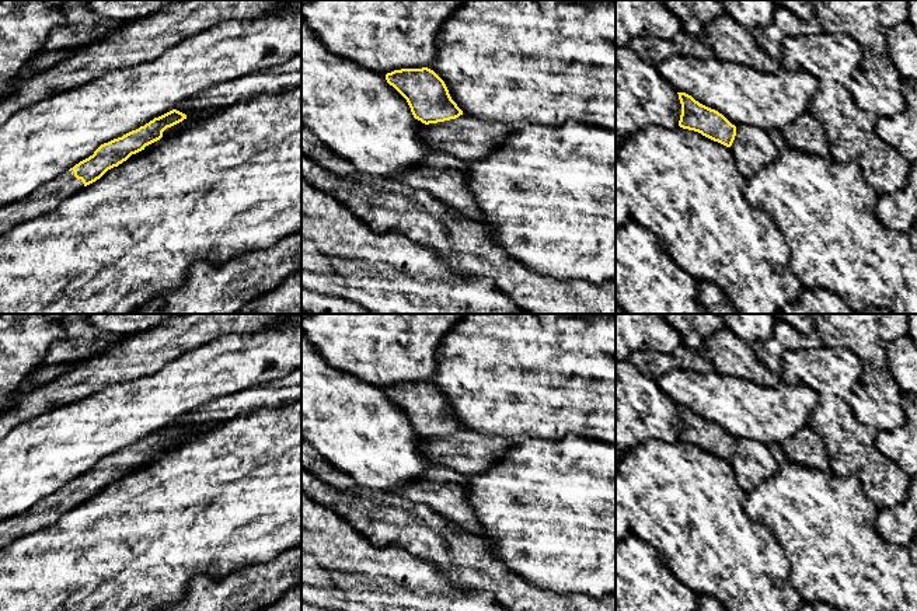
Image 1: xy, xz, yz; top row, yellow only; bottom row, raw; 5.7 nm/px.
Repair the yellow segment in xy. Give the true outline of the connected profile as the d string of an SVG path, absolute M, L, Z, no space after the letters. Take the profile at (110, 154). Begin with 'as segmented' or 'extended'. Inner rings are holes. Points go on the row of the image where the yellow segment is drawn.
extended; M172 109L154 118L144 126L122 137L101 144L93 156L80 161L69 171L35 189L27 198L0 207L0 237L20 223L41 217L57 207L64 199L100 179L108 170L118 167L132 154L160 140L163 132L186 119L186 115Z

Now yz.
as segmented; M686 92L677 94L681 104L680 128L698 132L726 147L732 146L736 136L735 125L718 111L695 101L691 95Z

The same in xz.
as segmented; M428 67L394 70L386 80L407 99L414 118L425 125L463 115L444 81Z

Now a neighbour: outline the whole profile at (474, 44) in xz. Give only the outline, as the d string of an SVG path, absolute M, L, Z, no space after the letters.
M467 0L437 34L436 59L426 66L446 84L464 115L508 129L558 128L573 119L616 132L616 4L557 4Z

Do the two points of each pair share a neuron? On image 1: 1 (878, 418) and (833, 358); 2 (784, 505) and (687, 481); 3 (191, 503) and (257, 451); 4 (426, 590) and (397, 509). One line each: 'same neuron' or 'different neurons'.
1: different neurons
2: different neurons
3: same neuron
4: different neurons

